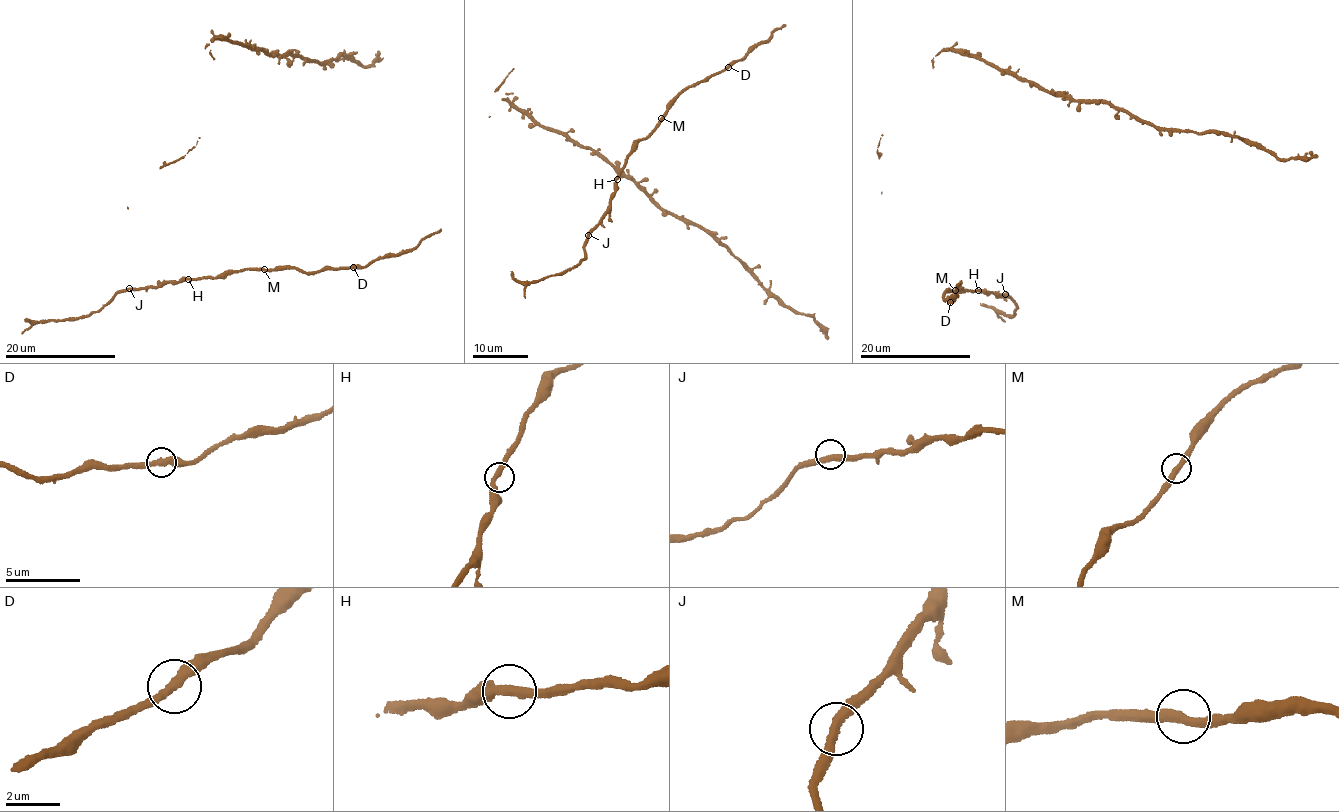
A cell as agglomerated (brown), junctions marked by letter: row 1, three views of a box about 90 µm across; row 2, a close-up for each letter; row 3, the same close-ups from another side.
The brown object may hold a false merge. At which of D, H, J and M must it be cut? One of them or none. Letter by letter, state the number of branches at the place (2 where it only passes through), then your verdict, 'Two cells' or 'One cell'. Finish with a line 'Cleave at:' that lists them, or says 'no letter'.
D: Branches: 2. One cell
H: Branches: 2. One cell
J: Branches: 2. One cell
M: Branches: 2. One cell
Cleave at: no letter

